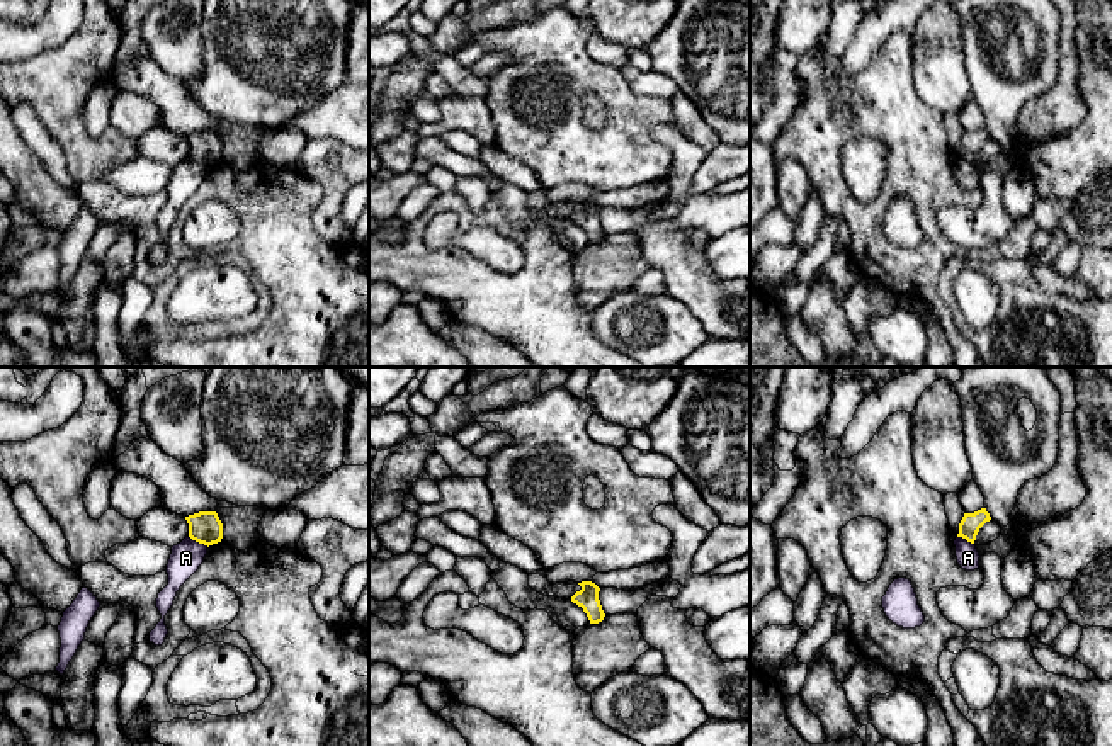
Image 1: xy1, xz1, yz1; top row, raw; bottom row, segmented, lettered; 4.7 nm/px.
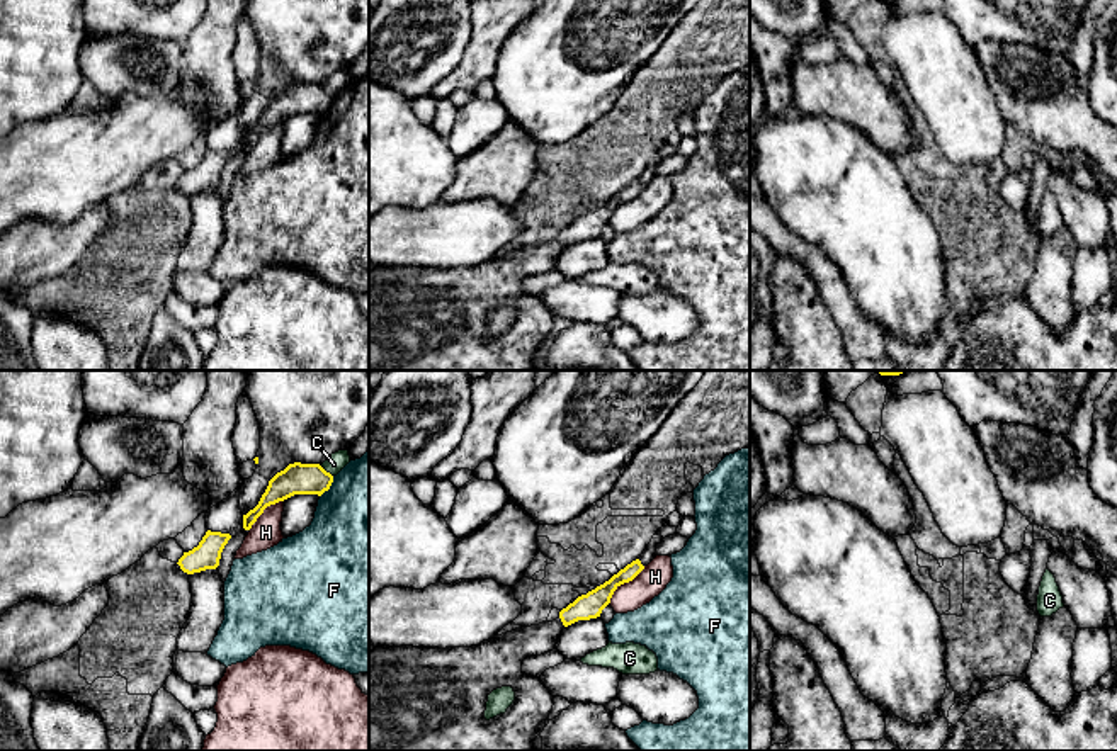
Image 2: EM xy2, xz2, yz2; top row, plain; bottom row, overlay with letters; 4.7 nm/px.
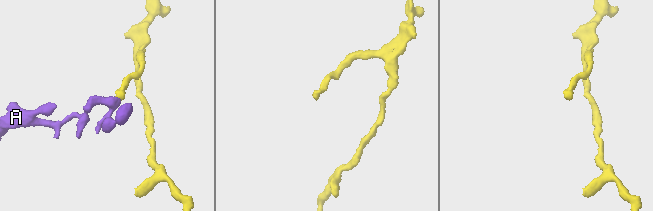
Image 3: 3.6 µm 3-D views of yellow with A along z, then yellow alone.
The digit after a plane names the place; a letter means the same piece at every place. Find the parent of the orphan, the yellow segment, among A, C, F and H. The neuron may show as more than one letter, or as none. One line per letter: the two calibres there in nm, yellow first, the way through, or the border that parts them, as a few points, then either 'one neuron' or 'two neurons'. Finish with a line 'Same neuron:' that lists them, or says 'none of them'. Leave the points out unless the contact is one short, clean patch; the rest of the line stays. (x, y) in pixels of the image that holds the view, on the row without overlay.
A: 160 nm thick on the yellow side, 150 nm on the other; border along xy1 (189, 155), (208, 165); two neurons
C: 150 nm thick on the yellow side, 90 nm on the other; border along xy2 (318, 84), (332, 95); two neurons
F: 150 nm thick on the yellow side, 480 nm on the other; border along xy2 (334, 95), (334, 101), (320, 116); two neurons
H: 120 nm thick on the yellow side, 140 nm on the other; two neurons
Same neuron: none of them

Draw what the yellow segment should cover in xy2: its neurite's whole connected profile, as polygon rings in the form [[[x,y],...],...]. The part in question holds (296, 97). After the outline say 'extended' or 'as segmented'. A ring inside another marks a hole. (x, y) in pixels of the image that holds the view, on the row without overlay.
[[[289,83],[269,100],[258,124],[243,134],[243,148],[250,150],[267,126],[284,121],[294,114],[321,116],[330,109],[332,102],[333,95],[320,83]]]; as segmented

